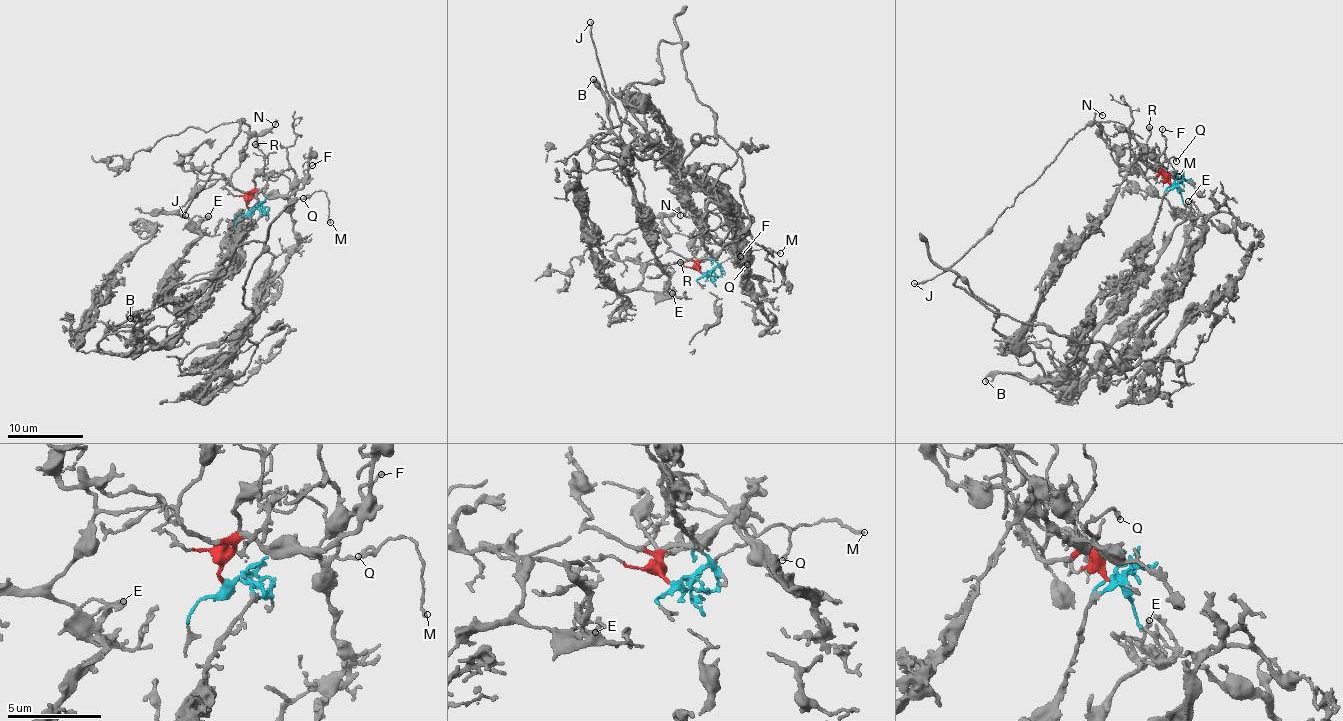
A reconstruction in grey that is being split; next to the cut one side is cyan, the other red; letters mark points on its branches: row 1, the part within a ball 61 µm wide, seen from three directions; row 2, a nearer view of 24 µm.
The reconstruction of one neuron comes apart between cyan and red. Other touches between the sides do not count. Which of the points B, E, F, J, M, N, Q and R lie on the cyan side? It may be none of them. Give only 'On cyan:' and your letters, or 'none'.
On cyan: B, E

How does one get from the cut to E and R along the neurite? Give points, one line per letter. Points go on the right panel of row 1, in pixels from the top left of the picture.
E: (1175, 186), (1165, 191), (1141, 262), (1093, 303), (1065, 378), (1080, 366), (1112, 306), (1187, 215), (1187, 201)
R: (1175, 187), (1157, 168), (1145, 163), (1143, 156), (1149, 126)

